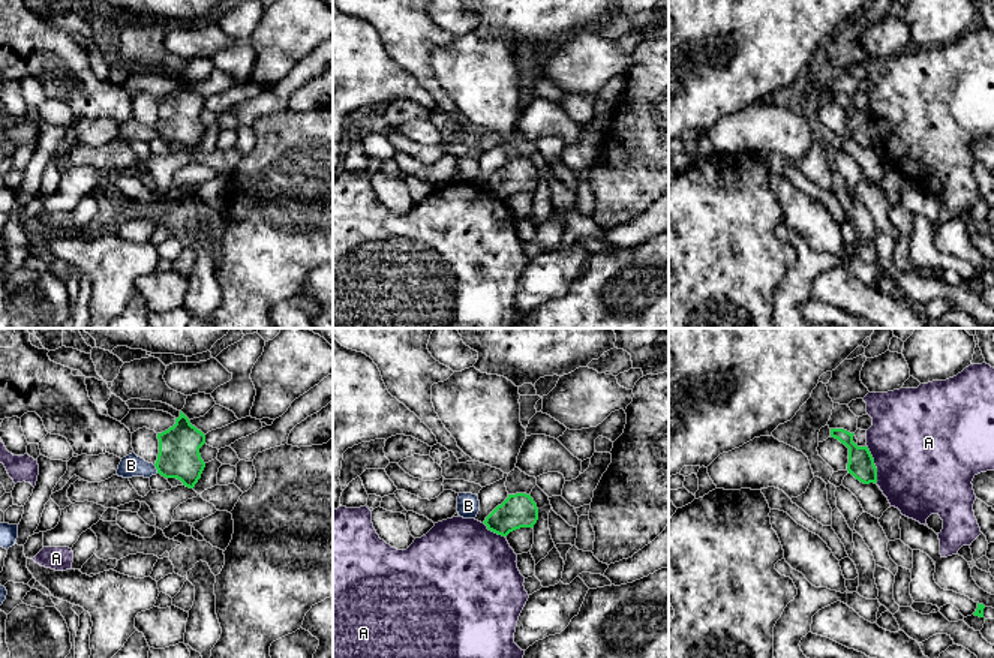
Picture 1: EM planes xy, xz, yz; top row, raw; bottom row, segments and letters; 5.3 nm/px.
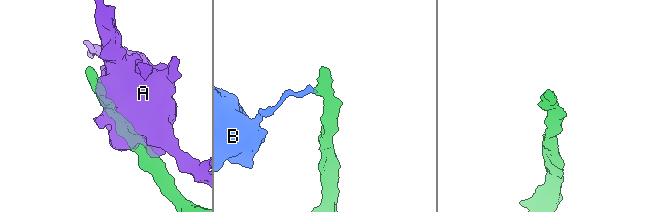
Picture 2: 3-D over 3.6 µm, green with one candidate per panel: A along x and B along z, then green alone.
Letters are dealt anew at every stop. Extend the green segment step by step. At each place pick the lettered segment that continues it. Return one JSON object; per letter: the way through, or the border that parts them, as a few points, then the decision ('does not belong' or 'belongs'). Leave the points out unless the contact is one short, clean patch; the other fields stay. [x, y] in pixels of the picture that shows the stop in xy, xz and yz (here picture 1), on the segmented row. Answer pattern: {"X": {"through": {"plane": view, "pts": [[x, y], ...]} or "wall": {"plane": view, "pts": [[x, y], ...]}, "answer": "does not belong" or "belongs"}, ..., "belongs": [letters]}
{"A": {"answer": "does not belong"}, "B": {"wall": {"plane": "xy", "pts": [[153, 465], [158, 472]]}, "answer": "does not belong"}, "belongs": []}

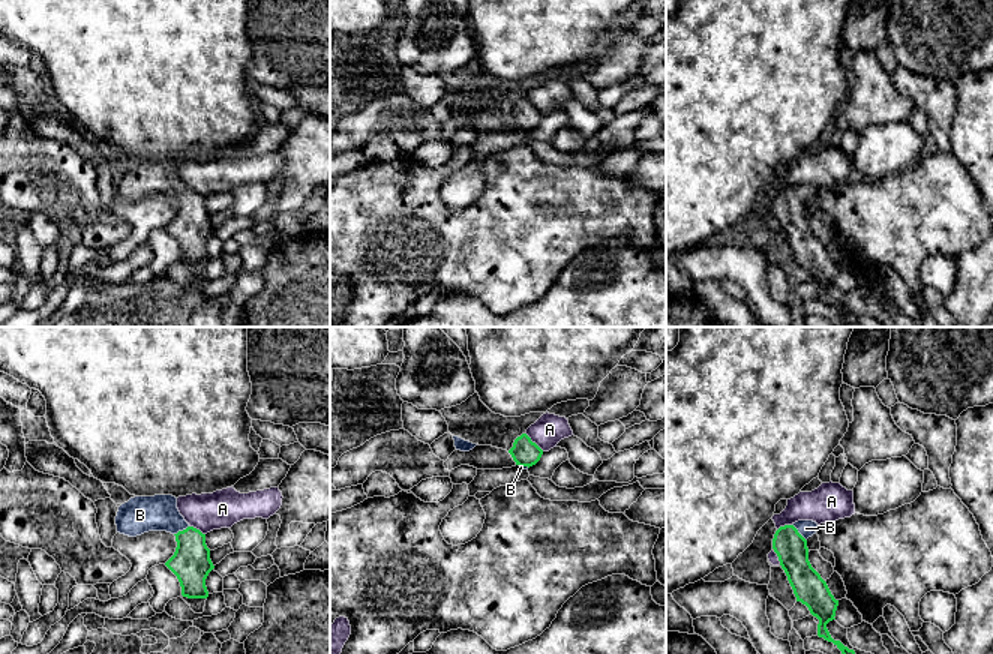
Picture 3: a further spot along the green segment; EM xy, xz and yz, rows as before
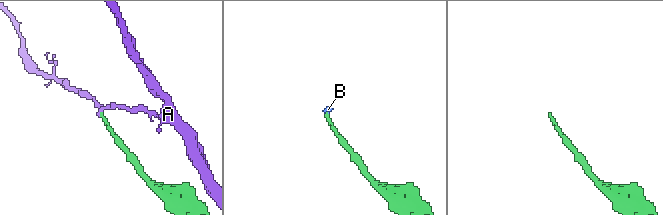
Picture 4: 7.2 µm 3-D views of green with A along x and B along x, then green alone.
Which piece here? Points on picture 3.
{"A": {"wall": {"plane": "xz", "pts": [[525, 432], [543, 450]]}, "answer": "does not belong"}, "B": {"through": {"plane": "xy", "pts": [[191, 563], [191, 542], [183, 530], [164, 515], [140, 515]]}, "answer": "belongs"}, "belongs": ["B"]}

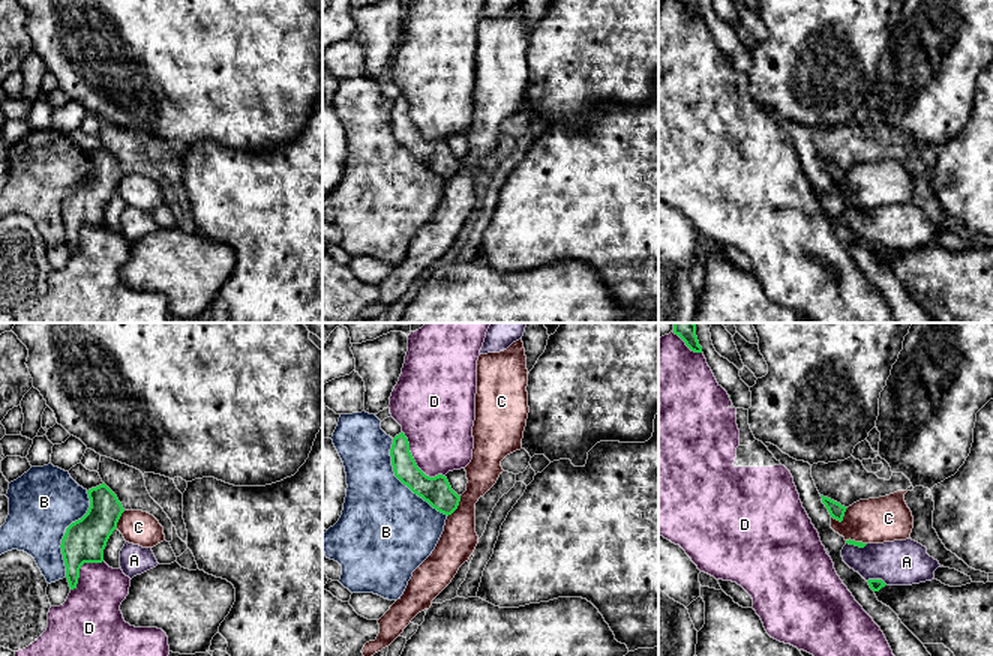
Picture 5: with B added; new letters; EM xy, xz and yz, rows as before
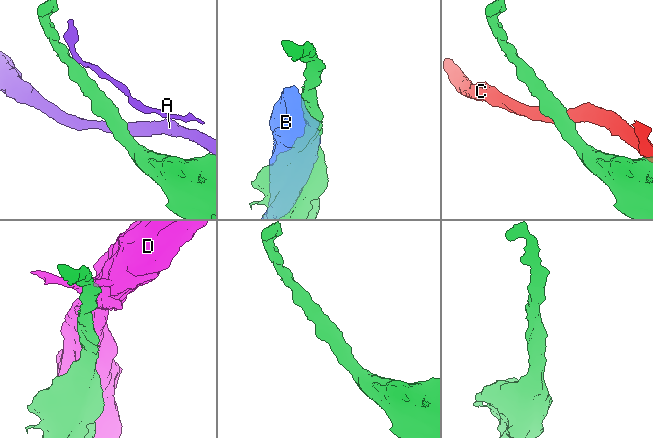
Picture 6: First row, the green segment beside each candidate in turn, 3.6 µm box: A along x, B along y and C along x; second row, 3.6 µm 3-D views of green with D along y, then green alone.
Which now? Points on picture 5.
{"A": {"wall": {"plane": "yz", "pts": [[867, 580], [882, 580], [887, 584]]}, "answer": "does not belong"}, "B": {"answer": "does not belong"}, "C": {"wall": {"plane": "yz", "pts": [[848, 508], [840, 521], [831, 518]]}, "answer": "does not belong"}, "D": {"answer": "does not belong"}, "belongs": []}

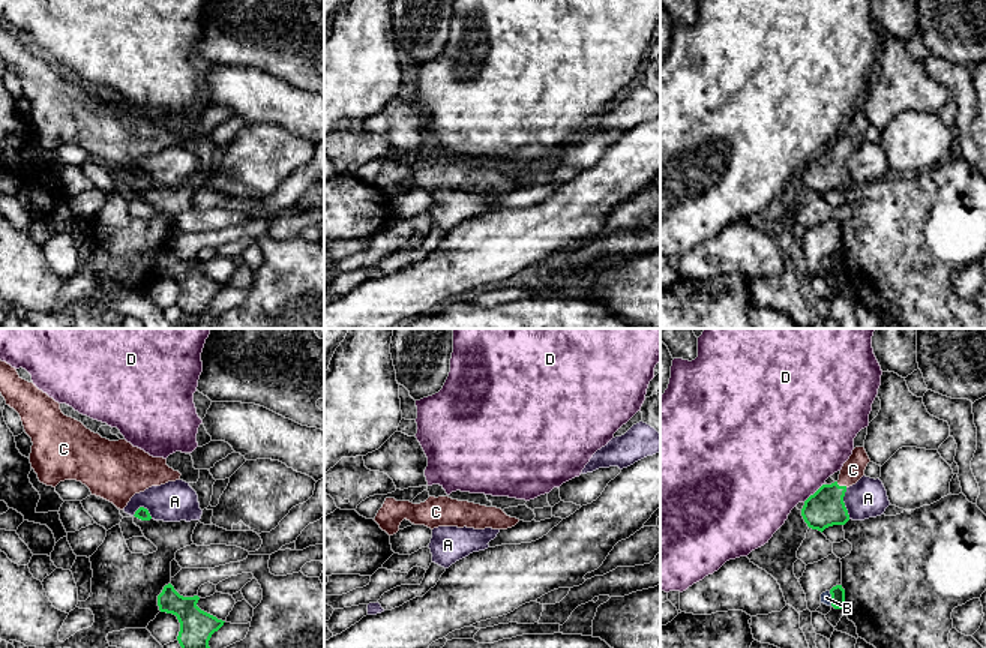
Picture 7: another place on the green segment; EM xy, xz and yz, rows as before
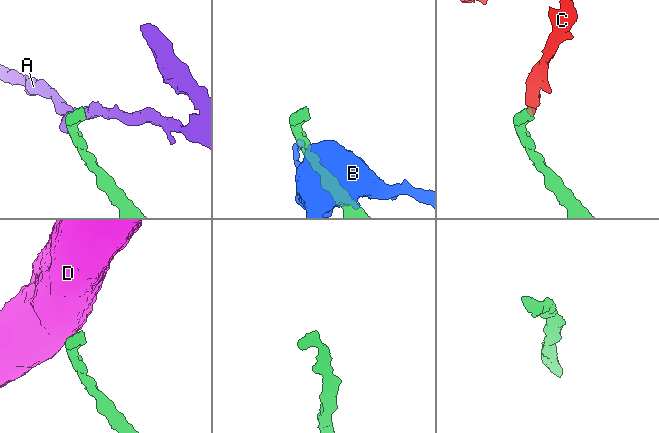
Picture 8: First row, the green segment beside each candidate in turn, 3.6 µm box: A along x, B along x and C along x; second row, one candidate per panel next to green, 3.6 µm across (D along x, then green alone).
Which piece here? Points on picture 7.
{"A": {"wall": {"plane": "yz", "pts": [[845, 488], [844, 506], [850, 518]]}, "answer": "does not belong"}, "B": {"wall": {"plane": "yz", "pts": [[829, 591], [832, 605]]}, "answer": "does not belong"}, "C": {"through": {"plane": "yz", "pts": [[826, 507], [827, 501], [842, 486], [853, 470]]}, "answer": "belongs"}, "D": {"wall": {"plane": "yz", "pts": [[824, 483], [803, 501]]}, "answer": "does not belong"}, "belongs": ["C"]}

